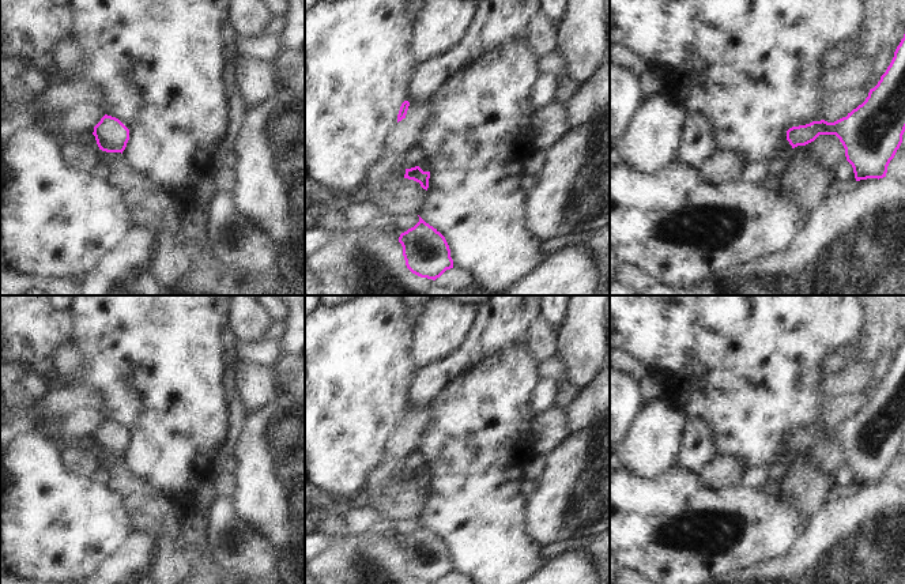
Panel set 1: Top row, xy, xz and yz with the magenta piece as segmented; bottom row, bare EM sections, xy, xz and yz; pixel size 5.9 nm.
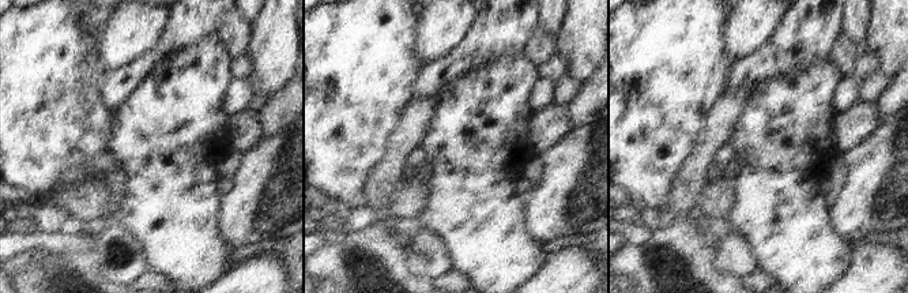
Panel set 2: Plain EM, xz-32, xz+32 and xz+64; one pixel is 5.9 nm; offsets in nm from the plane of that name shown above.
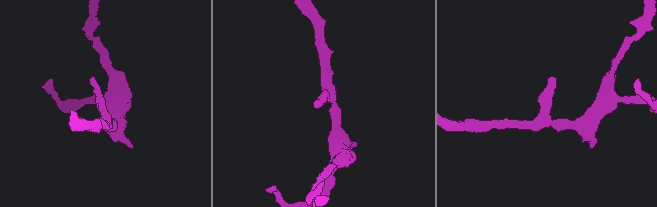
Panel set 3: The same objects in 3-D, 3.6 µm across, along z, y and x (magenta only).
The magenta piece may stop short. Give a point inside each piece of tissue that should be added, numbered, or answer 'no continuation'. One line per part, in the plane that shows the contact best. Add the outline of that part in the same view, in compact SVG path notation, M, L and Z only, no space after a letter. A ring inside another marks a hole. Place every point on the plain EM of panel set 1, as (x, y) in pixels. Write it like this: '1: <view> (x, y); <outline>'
no continuation

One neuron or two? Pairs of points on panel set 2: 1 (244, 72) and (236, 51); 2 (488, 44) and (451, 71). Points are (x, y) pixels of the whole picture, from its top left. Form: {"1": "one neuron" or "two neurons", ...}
{"1": "two neurons", "2": "one neuron"}

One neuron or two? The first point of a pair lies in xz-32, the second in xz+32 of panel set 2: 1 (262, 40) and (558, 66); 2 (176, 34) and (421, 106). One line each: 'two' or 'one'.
1: two
2: two

